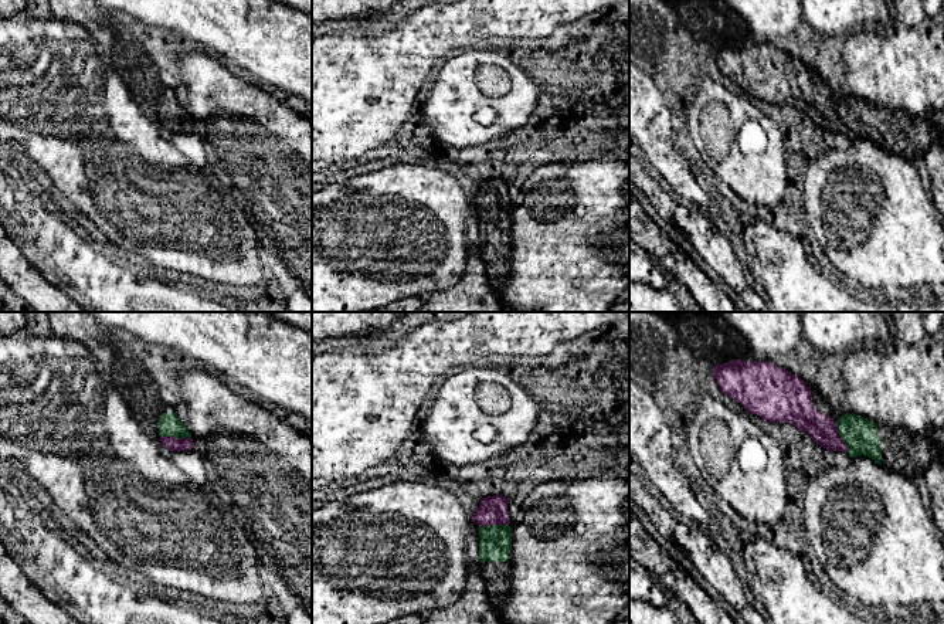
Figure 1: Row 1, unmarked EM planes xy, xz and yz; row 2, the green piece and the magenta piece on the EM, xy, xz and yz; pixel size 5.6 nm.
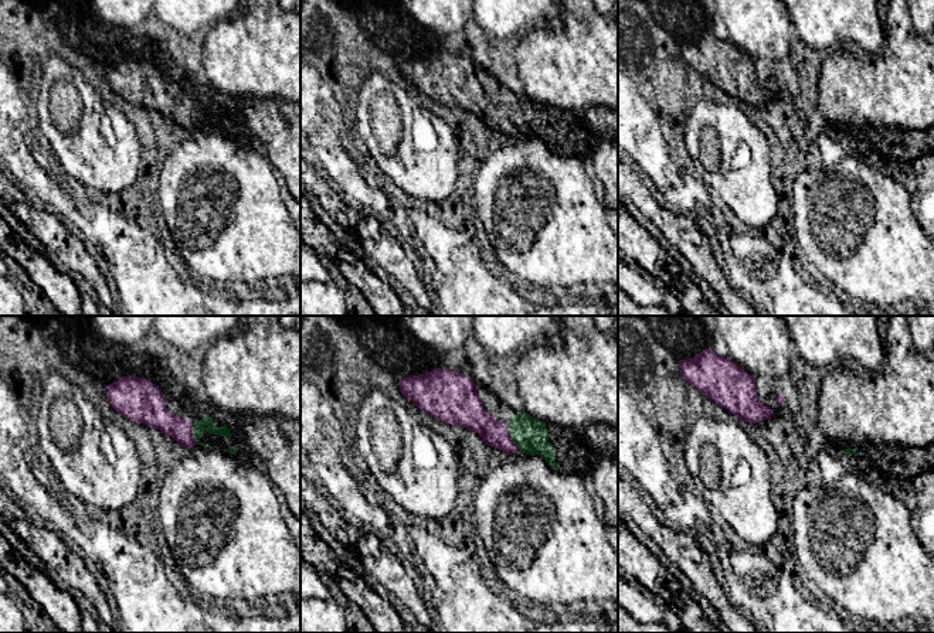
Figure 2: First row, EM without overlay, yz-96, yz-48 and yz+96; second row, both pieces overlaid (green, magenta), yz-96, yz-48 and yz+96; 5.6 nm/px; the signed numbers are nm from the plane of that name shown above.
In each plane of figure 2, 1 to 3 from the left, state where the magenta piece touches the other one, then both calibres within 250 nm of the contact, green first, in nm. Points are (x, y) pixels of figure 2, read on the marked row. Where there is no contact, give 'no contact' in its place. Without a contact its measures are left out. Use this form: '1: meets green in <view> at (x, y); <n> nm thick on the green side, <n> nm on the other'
1: meets green in yz-96 at (193, 435); 90 nm thick on the green side, 150 nm on the other
2: meets green in yz-48 at (512, 439); 200 nm thick on the green side, 150 nm on the other
3: no contact

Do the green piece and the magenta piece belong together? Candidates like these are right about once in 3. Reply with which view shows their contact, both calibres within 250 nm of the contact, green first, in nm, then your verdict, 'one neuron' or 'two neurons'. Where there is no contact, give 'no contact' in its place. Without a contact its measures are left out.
xy | 130/80 nm | one neuron

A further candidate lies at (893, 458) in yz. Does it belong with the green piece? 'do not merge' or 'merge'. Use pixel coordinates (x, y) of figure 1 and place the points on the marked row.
merge

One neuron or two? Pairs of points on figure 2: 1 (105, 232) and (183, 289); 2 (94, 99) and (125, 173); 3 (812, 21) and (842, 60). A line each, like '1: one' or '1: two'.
1: one
2: one
3: two

